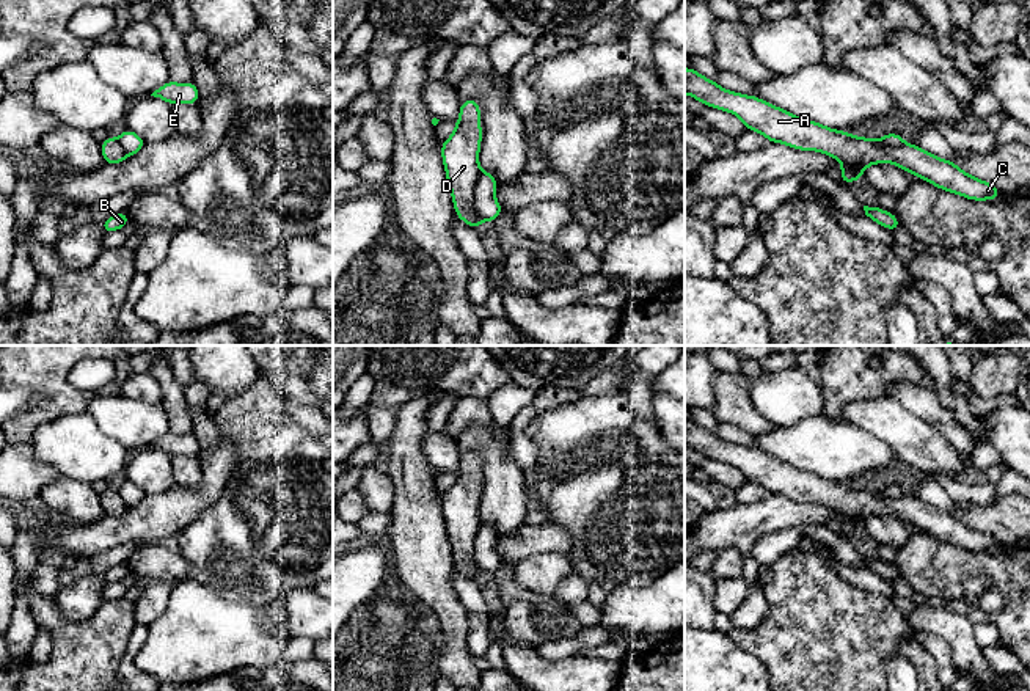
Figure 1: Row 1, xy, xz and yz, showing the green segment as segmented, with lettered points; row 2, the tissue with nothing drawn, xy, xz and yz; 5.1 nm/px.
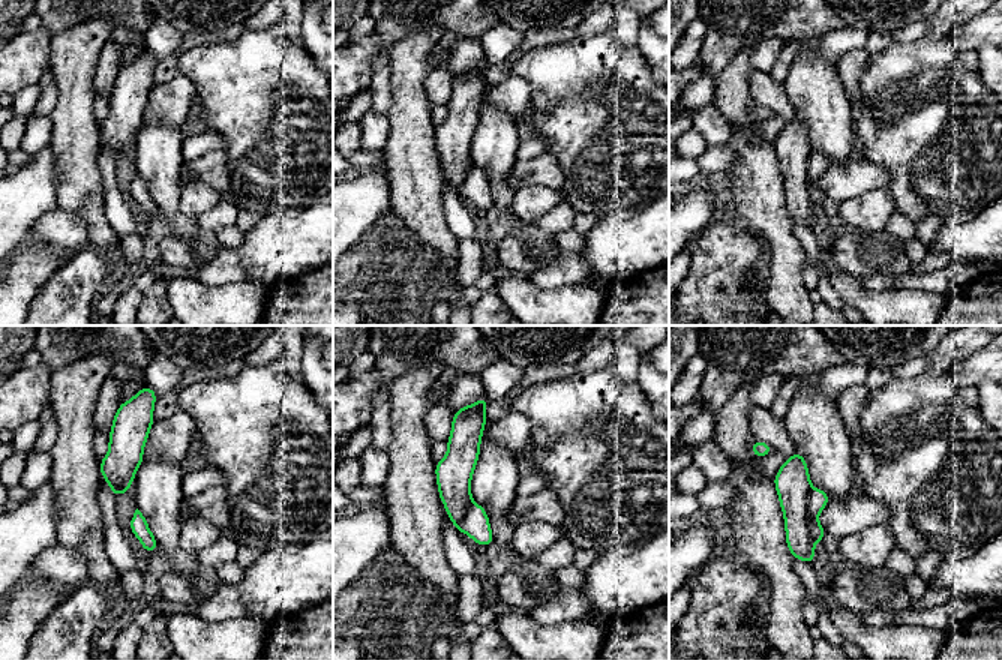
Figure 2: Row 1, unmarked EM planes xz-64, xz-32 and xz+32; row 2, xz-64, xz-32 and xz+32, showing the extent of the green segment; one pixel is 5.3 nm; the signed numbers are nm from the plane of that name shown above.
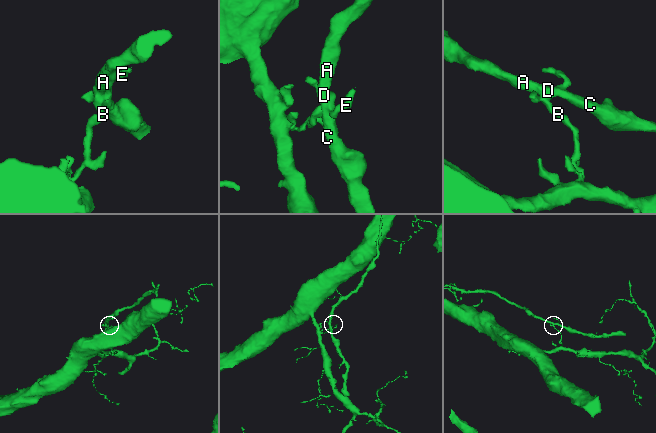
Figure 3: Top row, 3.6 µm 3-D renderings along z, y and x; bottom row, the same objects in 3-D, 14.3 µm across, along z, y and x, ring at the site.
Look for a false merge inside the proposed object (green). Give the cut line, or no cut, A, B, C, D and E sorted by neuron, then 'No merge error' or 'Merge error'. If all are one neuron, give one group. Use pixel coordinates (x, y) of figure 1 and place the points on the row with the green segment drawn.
Split along xz (481, 171), (473, 200), (473, 209), (479, 219). Groups: A C D / B E. Merge error

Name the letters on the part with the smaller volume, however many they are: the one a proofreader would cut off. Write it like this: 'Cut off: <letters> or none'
Cut off: A, C, D

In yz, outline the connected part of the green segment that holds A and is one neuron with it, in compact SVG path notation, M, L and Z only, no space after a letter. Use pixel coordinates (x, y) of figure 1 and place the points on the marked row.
M685 68L685 94L703 105L733 113L746 129L762 133L769 143L782 143L799 151L818 151L837 159L843 166L857 166L862 173L873 163L895 163L941 190L972 201L994 201L1002 195L991 182L977 179L951 160L939 159L915 144L890 148L878 140L829 129L757 96L721 88L691 68Z

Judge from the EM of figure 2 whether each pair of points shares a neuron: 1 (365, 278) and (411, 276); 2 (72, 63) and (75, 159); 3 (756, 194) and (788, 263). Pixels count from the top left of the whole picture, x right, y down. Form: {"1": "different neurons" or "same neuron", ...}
{"1": "different neurons", "2": "same neuron", "3": "same neuron"}

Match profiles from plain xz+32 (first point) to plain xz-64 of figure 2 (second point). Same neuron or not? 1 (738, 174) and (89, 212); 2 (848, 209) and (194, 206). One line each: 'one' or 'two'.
1: one
2: one

